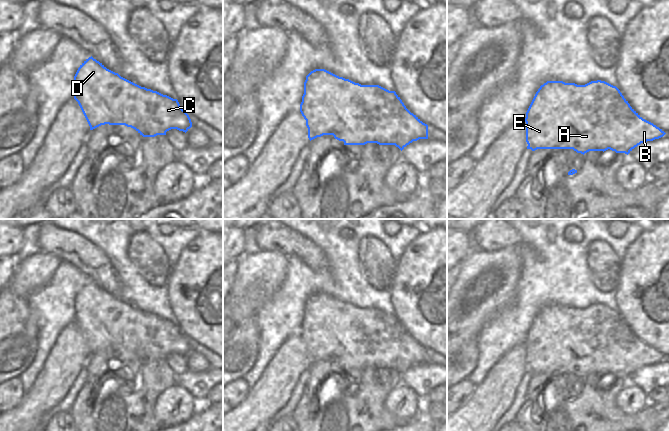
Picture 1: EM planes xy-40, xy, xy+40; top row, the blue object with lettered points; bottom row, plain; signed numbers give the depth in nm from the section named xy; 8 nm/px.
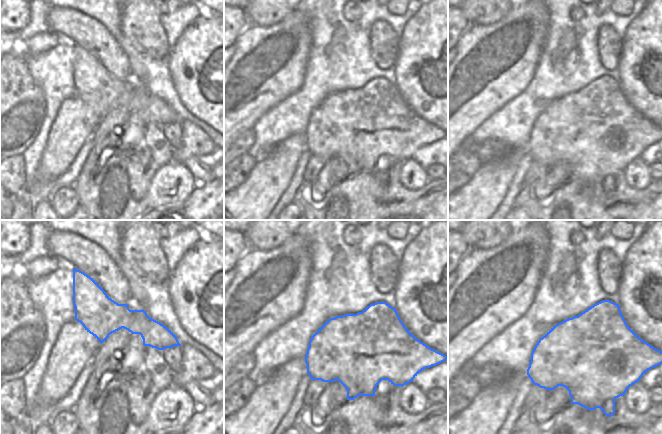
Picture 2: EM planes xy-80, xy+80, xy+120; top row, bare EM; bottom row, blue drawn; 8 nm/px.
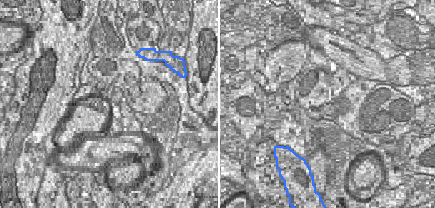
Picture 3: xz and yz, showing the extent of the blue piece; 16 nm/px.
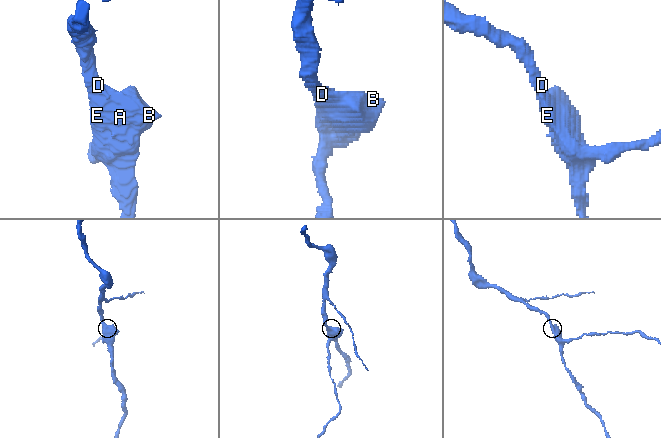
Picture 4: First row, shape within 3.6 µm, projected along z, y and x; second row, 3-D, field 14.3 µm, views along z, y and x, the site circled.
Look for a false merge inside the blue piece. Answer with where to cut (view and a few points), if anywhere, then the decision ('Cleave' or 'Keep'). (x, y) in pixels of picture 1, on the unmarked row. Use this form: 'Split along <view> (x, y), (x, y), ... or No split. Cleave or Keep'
No split. Keep.

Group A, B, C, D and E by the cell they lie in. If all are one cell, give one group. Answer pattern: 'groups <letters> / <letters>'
groups A B C D E

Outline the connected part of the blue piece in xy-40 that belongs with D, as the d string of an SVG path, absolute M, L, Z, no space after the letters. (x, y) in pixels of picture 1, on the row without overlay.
M92 280L86 283L74 300L74 323L78 326L89 350L93 354L101 349L125 349L143 361L166 359L171 353L187 356L192 346L177 323L141 311L107 293Z

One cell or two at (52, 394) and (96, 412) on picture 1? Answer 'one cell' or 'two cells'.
two cells

